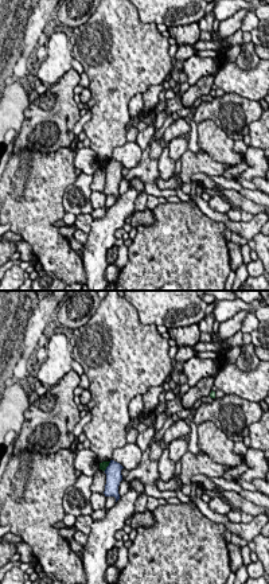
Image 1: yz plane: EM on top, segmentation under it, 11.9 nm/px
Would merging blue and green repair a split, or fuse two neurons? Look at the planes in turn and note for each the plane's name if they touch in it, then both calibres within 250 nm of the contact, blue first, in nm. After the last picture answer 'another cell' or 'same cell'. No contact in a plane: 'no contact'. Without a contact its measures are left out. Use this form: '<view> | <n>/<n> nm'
yz | 190/100 nm

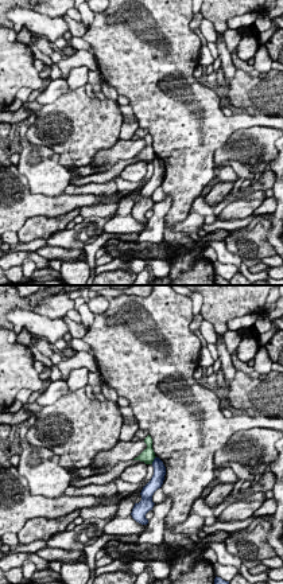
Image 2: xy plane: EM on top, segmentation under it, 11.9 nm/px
xy | 160/160 nm

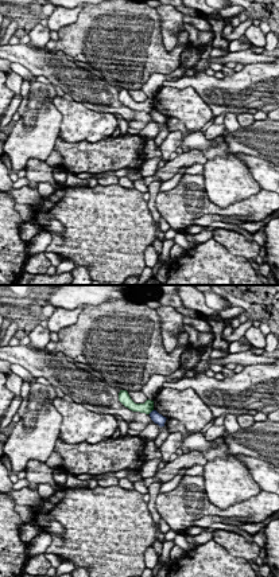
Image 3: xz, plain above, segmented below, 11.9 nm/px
xz | 130/140 nm

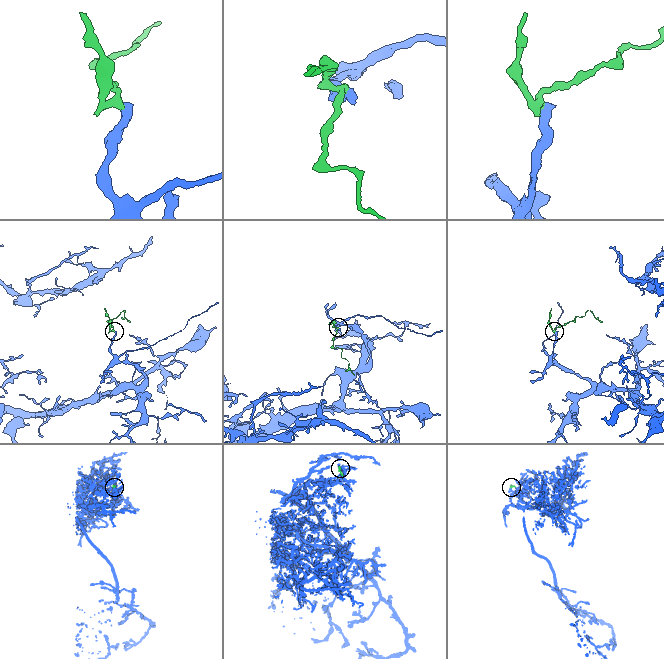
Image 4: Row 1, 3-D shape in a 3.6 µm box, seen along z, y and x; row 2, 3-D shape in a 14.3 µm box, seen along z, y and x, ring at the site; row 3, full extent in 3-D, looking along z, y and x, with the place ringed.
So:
another cell

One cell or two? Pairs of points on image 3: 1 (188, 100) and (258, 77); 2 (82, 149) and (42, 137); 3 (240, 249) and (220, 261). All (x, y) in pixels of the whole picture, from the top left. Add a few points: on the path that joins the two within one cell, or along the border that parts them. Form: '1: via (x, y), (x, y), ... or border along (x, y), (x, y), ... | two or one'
1: border along (169, 85), (192, 88), (208, 105), (213, 116) | two
2: border along (59, 132), (53, 149) | two
3: border along (212, 237), (229, 252), (241, 254), (245, 258) | two

